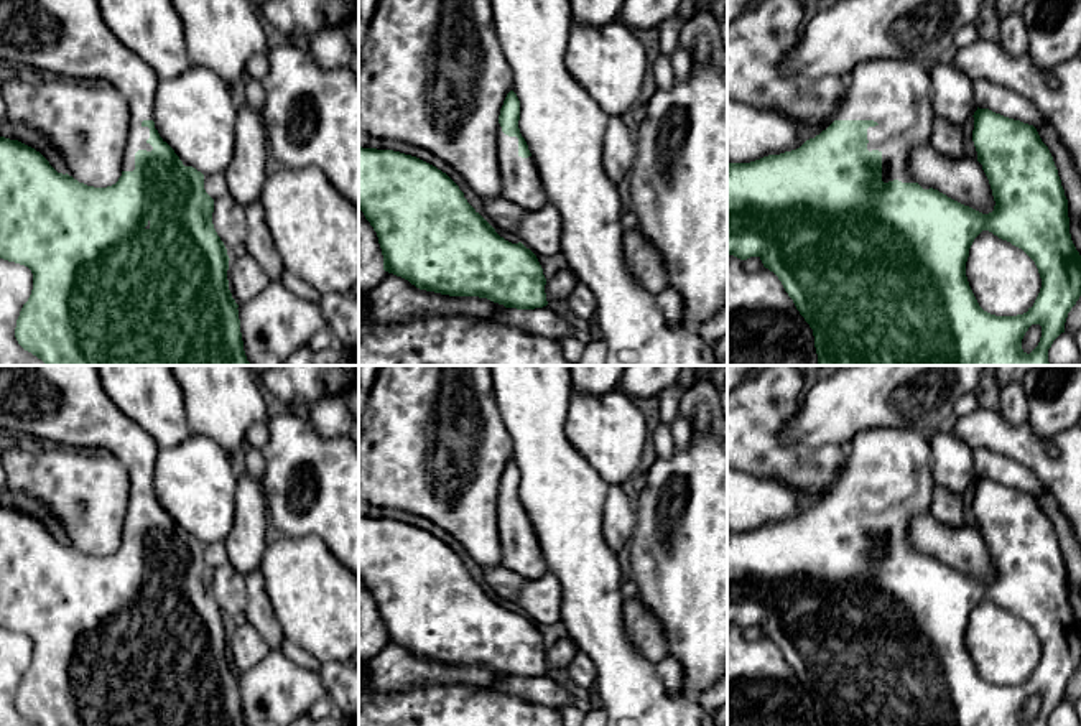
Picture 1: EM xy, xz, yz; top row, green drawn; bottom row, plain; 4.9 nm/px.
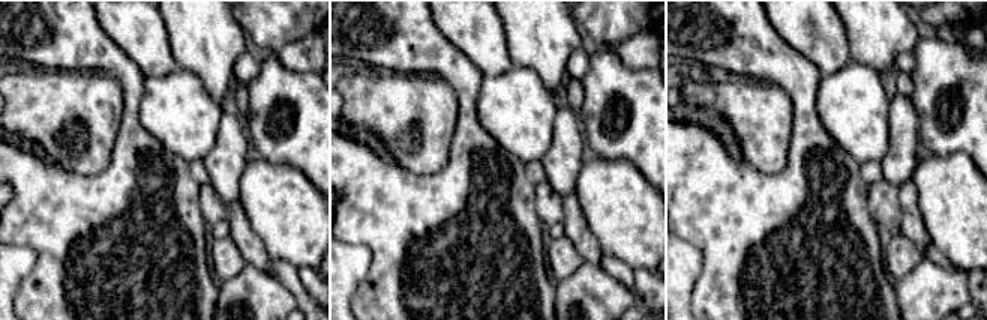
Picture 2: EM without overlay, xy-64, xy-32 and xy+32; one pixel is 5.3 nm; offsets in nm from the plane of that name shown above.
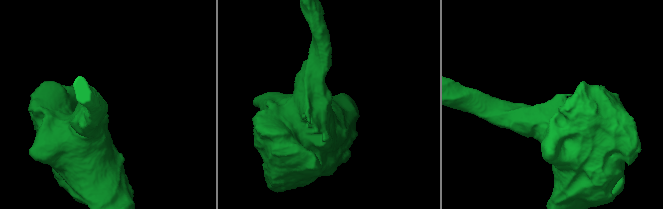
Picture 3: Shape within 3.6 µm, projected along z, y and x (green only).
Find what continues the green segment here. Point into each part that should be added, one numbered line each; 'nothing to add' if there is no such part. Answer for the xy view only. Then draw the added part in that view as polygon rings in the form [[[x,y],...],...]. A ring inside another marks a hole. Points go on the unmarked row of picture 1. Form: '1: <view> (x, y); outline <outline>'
1: xy (68, 405); outline [[[0,365],[0,428],[12,433],[25,431],[39,441],[53,441],[64,448],[104,449],[117,456],[127,468],[130,477],[128,510],[123,524],[122,540],[135,538],[135,522],[151,520],[146,510],[150,497],[143,489],[153,489],[153,476],[160,446],[150,433],[127,417],[105,393],[97,365]]]

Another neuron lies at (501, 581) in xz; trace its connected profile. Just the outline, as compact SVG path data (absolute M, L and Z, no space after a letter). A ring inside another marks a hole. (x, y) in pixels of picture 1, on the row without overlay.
M485 568L482 570L482 586L497 598L503 598L508 601L515 601L522 584L525 583L525 576L505 568Z

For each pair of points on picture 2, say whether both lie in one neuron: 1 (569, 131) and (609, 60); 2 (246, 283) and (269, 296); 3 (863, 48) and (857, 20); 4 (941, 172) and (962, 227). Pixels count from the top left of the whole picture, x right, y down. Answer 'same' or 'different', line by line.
1: different
2: same
3: same
4: same

